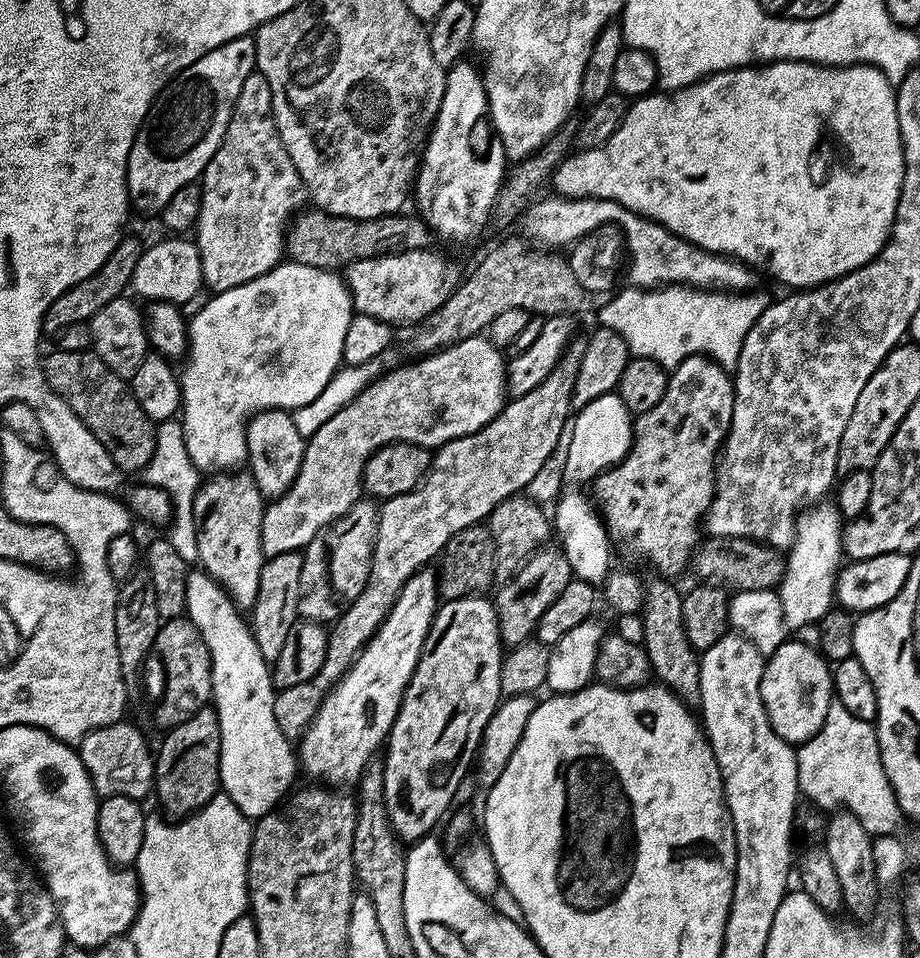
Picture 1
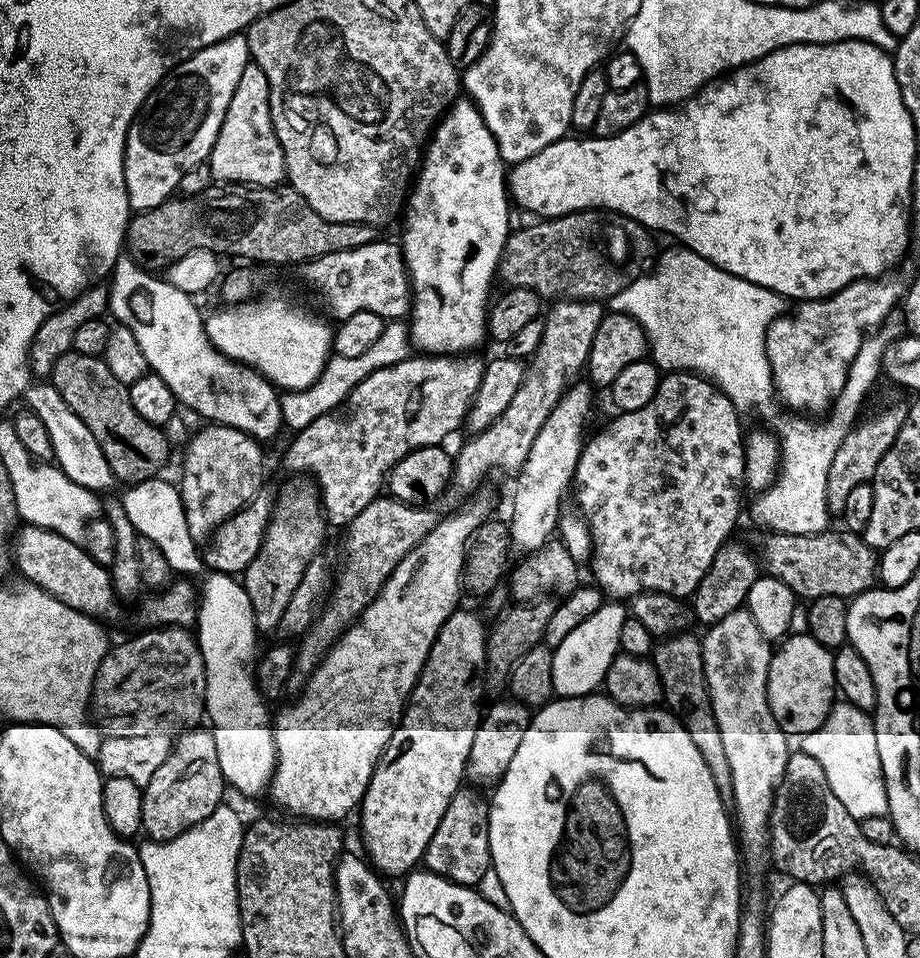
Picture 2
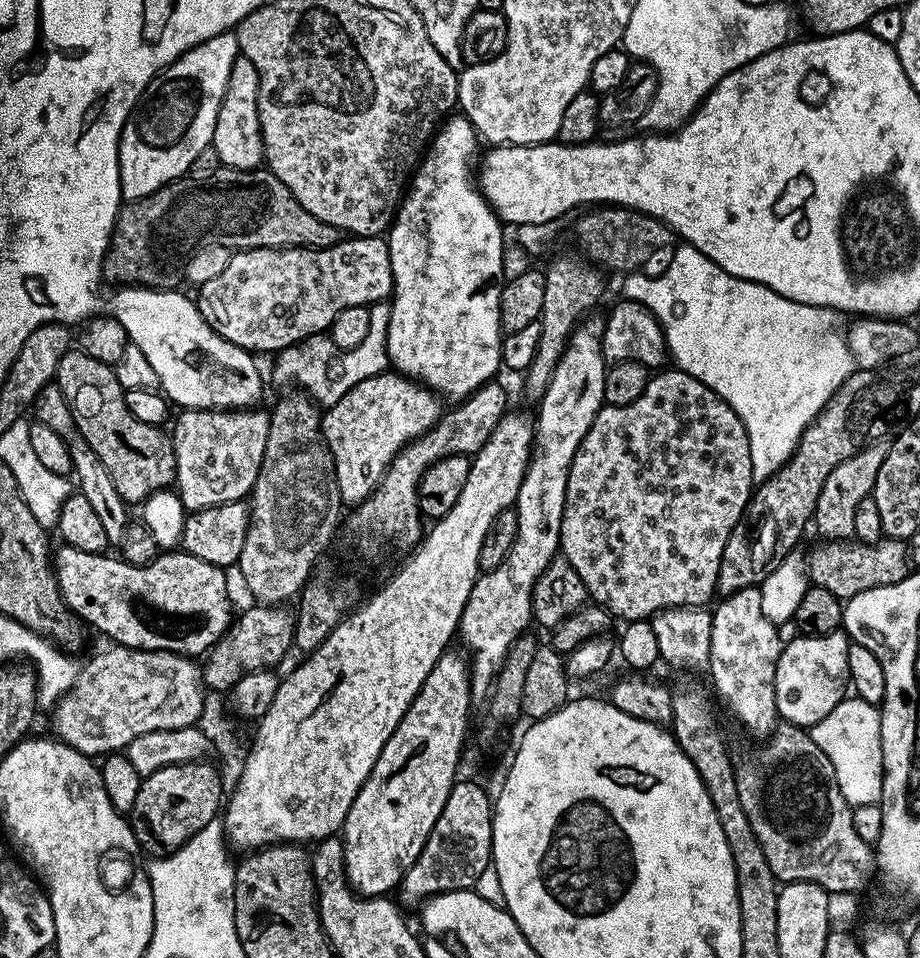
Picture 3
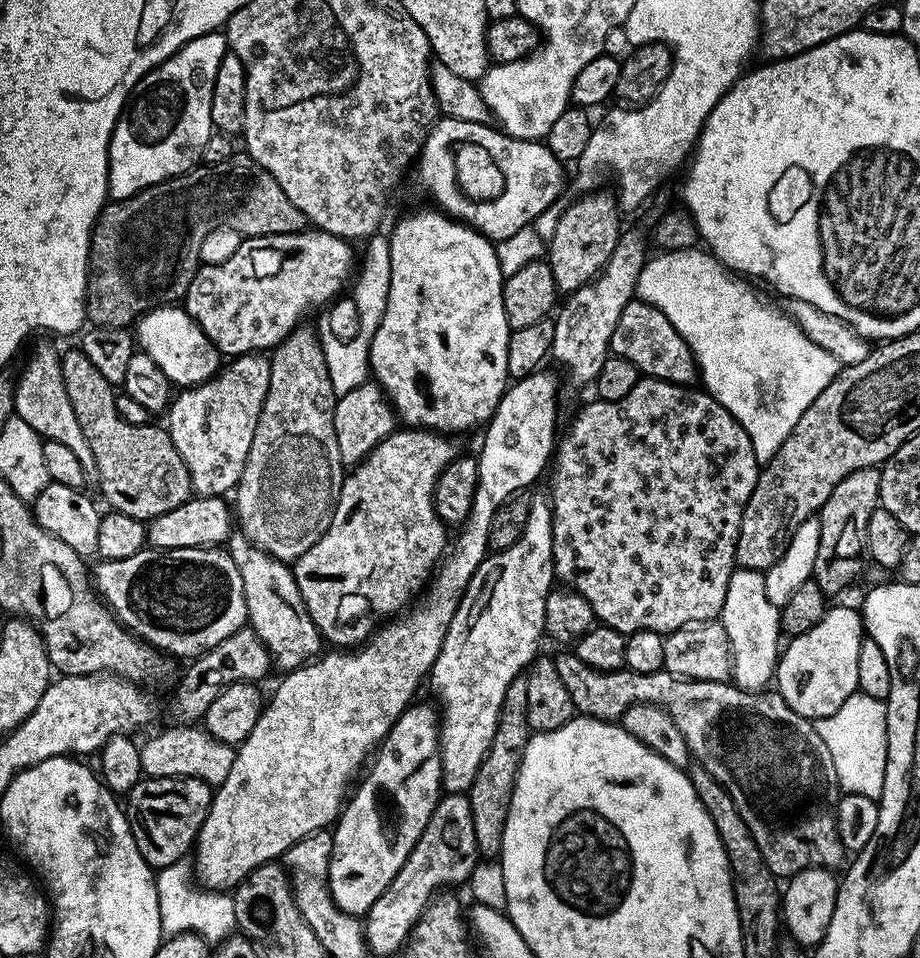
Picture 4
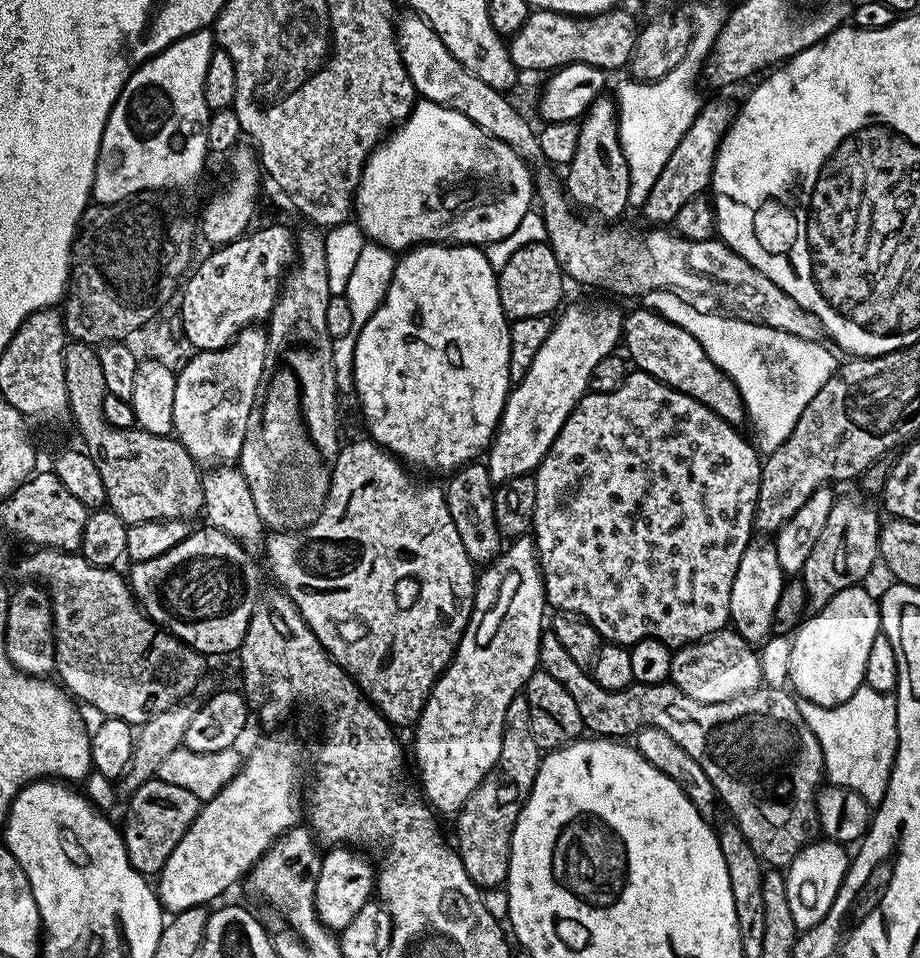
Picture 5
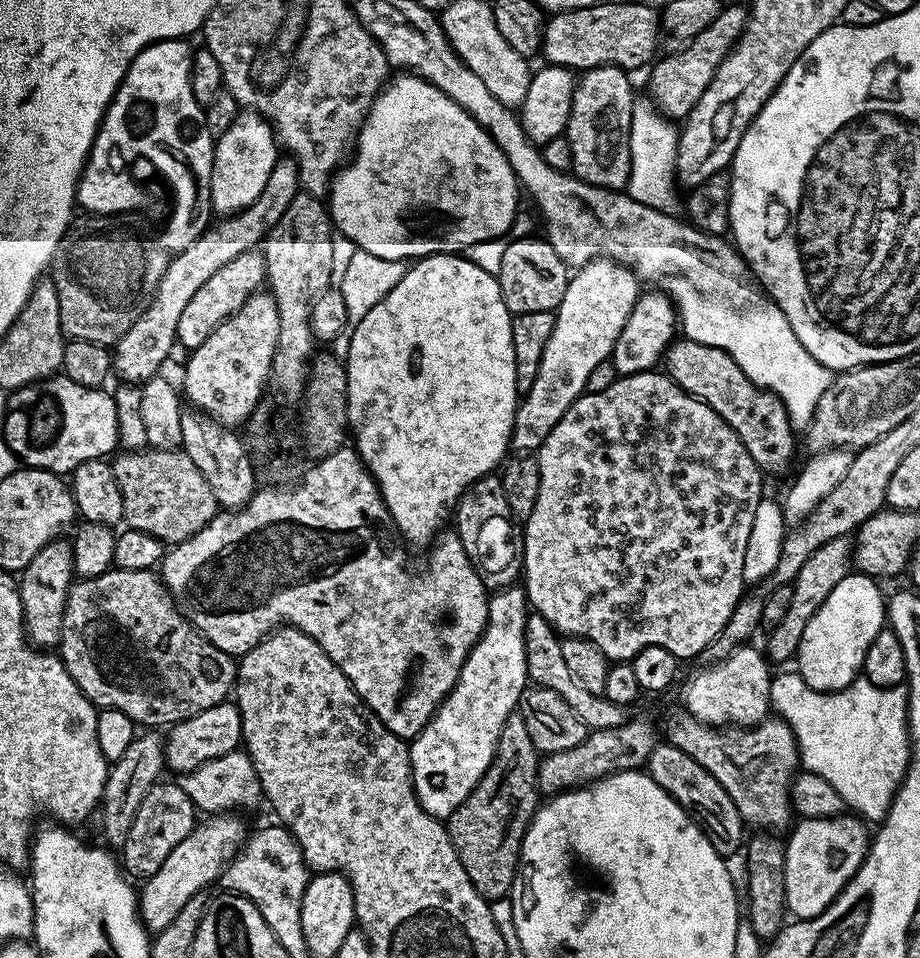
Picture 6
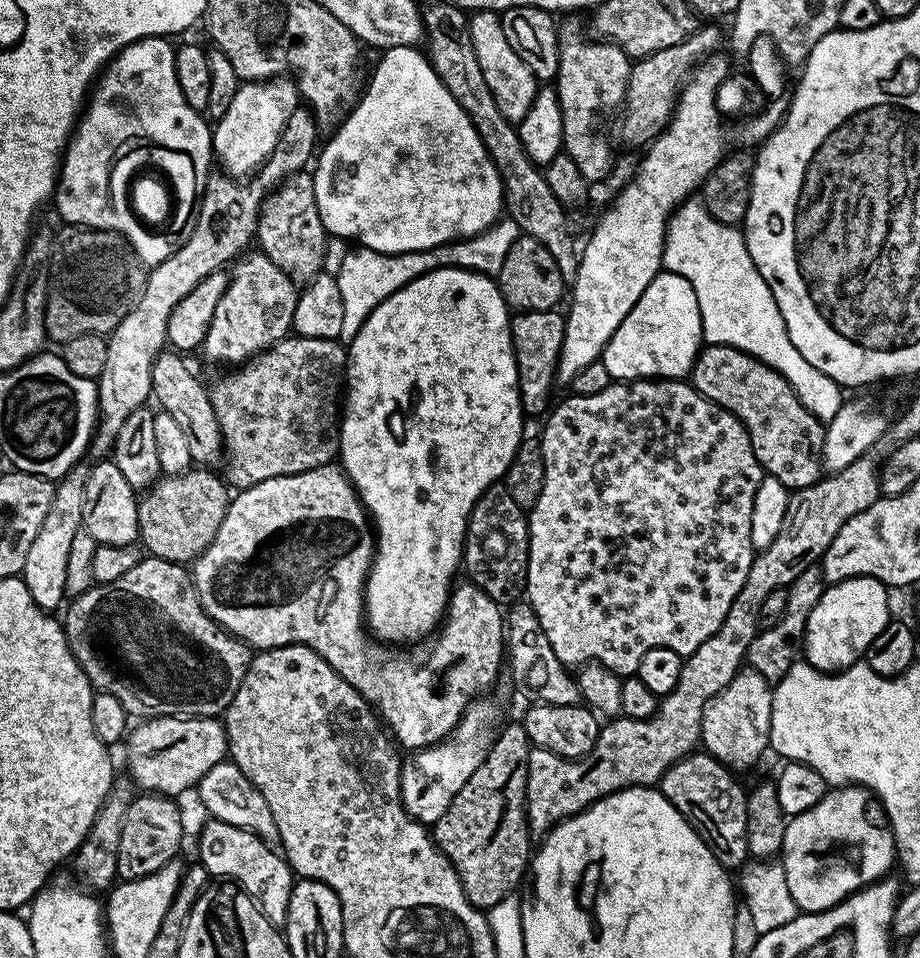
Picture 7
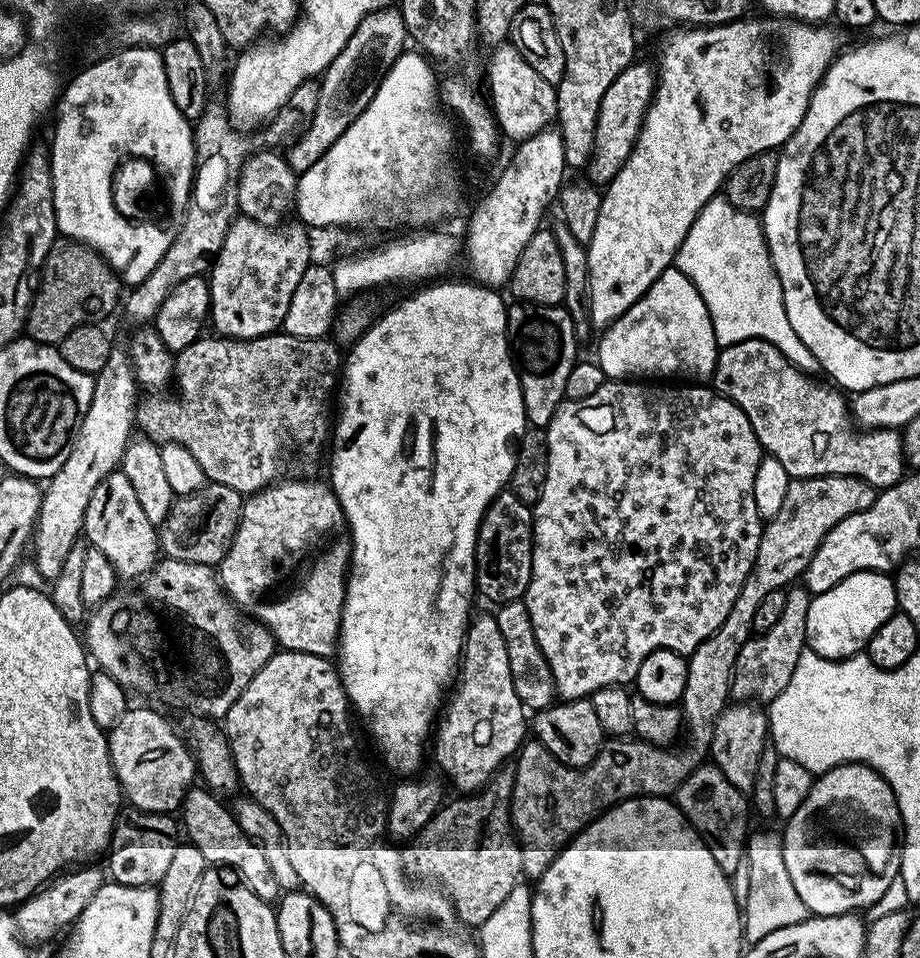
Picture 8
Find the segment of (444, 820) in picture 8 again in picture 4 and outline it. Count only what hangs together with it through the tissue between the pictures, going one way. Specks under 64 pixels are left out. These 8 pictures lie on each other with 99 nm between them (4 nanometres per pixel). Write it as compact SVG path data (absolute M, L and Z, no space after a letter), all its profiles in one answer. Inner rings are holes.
M524 674L516 676L514 682L510 682L510 690L506 690L506 698L502 702L500 721L498 722L498 730L494 734L494 742L474 778L471 788L466 793L474 818L476 850L484 858L499 857L504 820L508 817L510 798L516 785L516 772L520 768L520 758L524 755L524 748L528 744L530 729L526 712L527 685L528 677Z

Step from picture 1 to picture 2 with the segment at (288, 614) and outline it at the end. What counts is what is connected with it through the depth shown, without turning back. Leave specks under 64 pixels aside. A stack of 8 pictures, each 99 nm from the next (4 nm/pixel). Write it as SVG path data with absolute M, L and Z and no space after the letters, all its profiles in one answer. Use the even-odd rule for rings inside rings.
M292 479L296 480L285 486L280 497L275 497L272 521L268 523L262 546L254 562L250 562L242 574L244 589L250 594L256 627L261 633L275 633L279 629L282 614L286 614L286 606L290 606L290 598L294 598L306 566L324 544L326 517L320 503L320 490L311 479Z

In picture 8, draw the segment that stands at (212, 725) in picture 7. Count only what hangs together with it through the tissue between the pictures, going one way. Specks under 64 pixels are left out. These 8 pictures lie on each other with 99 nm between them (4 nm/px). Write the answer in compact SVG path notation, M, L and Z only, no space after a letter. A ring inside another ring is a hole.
M129 707L122 718L107 733L108 753L112 759L112 769L116 772L116 781L120 783L123 799L131 807L140 808L144 812L163 812L172 814L183 805L184 793L193 787L197 779L196 761L189 752L187 743L176 728L160 712L152 708Z

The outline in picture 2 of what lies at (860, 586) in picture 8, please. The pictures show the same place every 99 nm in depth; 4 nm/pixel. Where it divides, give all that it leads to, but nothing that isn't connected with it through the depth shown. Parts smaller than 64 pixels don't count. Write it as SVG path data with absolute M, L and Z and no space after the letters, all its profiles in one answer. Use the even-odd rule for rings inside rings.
M789 635L773 651L768 671L768 705L774 714L774 722L778 722L789 738L810 736L814 730L821 728L838 696L833 653L826 646L814 642L812 636L796 635Z

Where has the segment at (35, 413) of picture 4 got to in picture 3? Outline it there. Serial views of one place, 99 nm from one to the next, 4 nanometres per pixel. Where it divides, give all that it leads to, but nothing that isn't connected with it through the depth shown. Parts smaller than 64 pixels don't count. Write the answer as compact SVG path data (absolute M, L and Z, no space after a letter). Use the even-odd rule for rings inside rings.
M55 383L48 384L38 394L34 405L35 419L39 423L50 426L50 430L55 430L58 434L62 434L62 438L68 443L68 449L71 454L72 474L78 482L78 492L86 498L93 507L93 511L97 513L98 519L101 521L102 528L106 531L106 538L109 545L118 546L124 537L124 530L130 522L130 517L126 511L128 506L118 494L106 468L102 466L101 459L94 454L94 450L90 450L90 446L82 438L82 434L76 428L74 418L70 414L70 406L66 406L66 398L62 394L62 390L56 387Z

